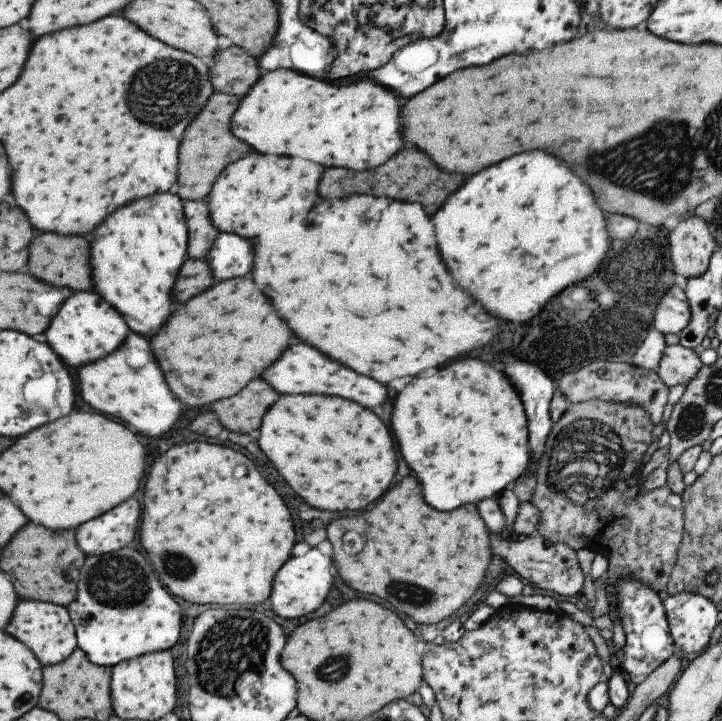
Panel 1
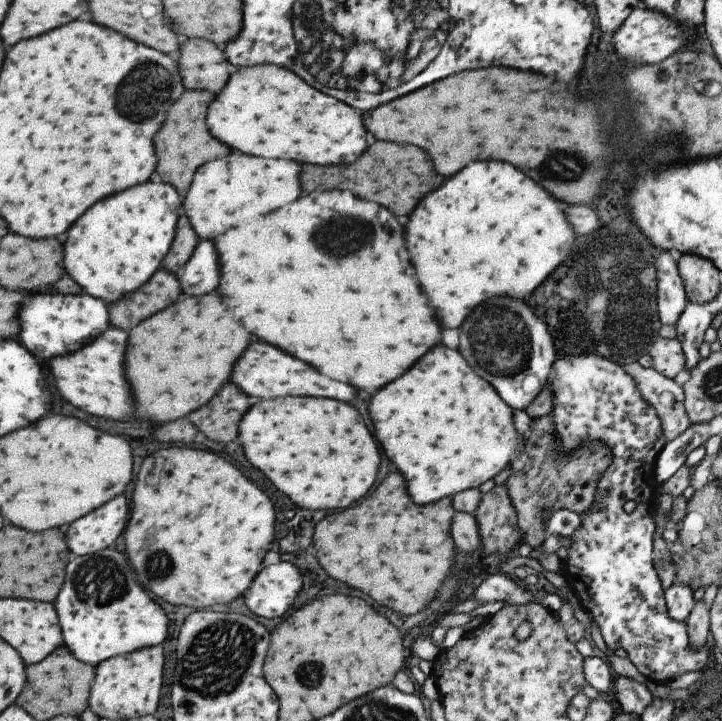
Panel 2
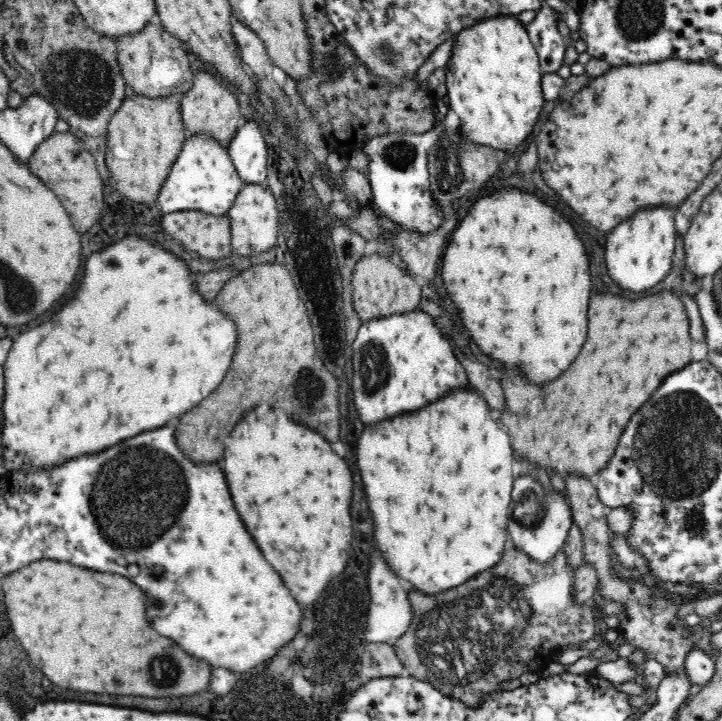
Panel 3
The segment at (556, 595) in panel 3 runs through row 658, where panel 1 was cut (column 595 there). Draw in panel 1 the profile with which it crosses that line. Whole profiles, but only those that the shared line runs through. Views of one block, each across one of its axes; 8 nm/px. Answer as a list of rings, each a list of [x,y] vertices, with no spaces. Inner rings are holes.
[[[589,399],[582,403],[568,403],[556,423],[552,423],[552,430],[549,431],[547,442],[544,444],[543,455],[536,462],[534,468],[535,488],[531,494],[530,503],[539,511],[539,520],[535,532],[541,535],[549,543],[563,543],[570,546],[574,551],[579,548],[587,548],[595,553],[601,552],[608,560],[607,577],[605,582],[607,586],[614,586],[621,577],[633,577],[642,583],[648,584],[656,593],[665,590],[666,582],[669,580],[672,566],[676,559],[676,552],[680,545],[683,534],[683,513],[682,498],[671,492],[669,487],[662,487],[645,492],[640,483],[639,462],[645,454],[645,450],[649,448],[651,442],[651,429],[654,424],[648,417],[648,414],[640,406],[631,406],[623,403],[614,403],[607,401],[598,401],[597,399]]]

